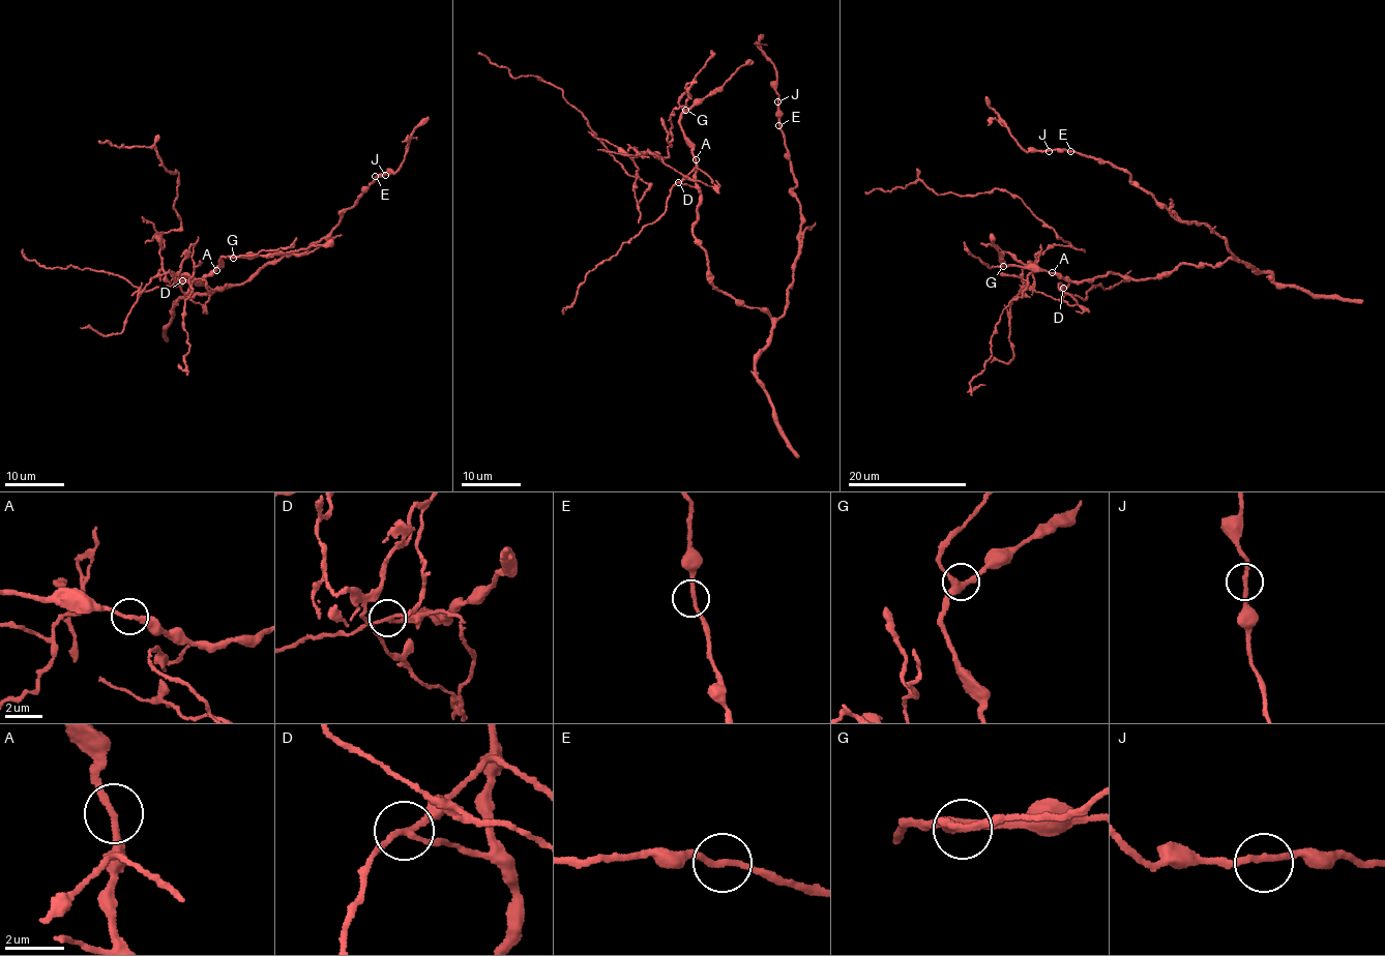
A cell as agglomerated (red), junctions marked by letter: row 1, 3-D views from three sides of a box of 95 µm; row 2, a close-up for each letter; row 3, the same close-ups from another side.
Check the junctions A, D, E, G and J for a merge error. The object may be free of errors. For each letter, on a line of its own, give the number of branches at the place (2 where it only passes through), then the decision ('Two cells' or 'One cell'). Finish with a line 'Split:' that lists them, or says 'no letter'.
A: Branches: 2. One cell
D: Branches: 3. Two cells
E: Branches: 2. One cell
G: Branches: 3. One cell
J: Branches: 2. One cell
Split: D

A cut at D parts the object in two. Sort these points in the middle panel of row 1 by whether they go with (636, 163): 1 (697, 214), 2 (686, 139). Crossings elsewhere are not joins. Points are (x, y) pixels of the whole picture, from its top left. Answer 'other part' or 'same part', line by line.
1: other part
2: other part

